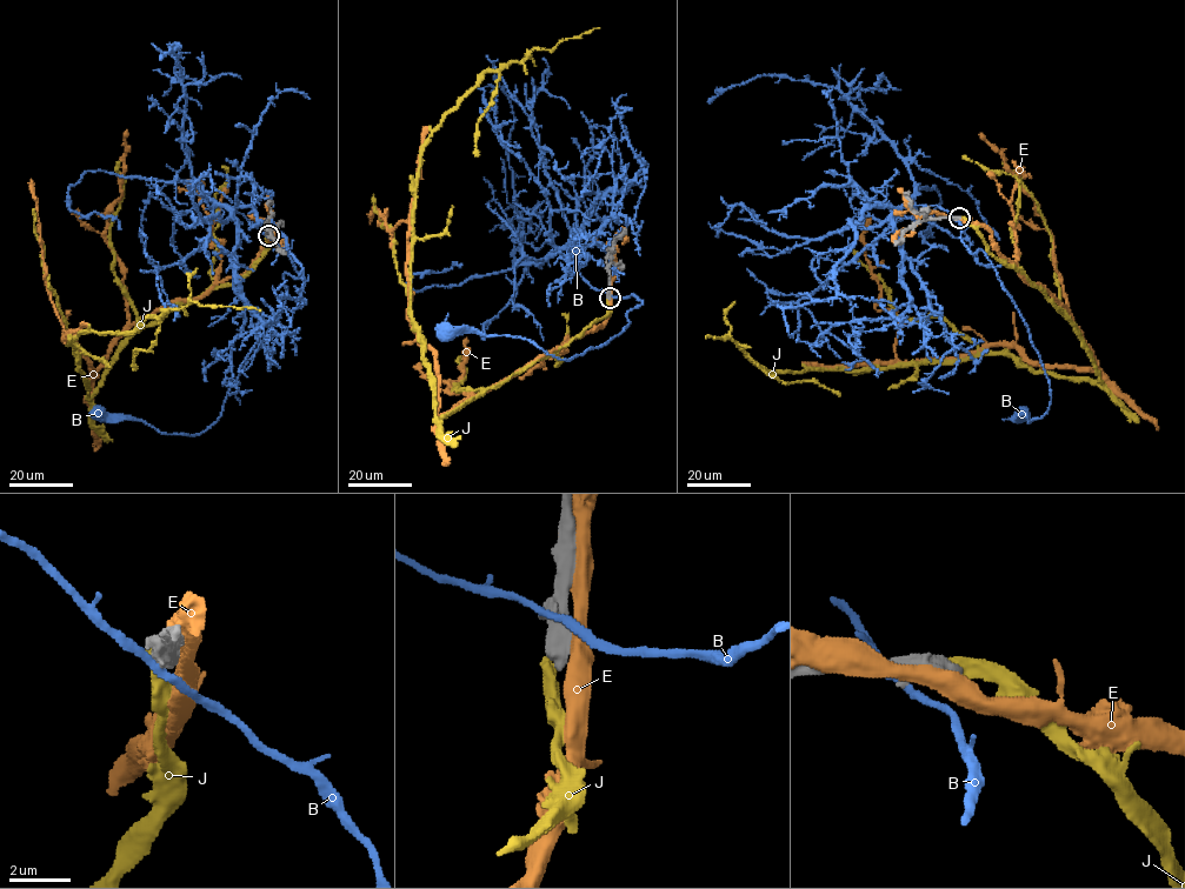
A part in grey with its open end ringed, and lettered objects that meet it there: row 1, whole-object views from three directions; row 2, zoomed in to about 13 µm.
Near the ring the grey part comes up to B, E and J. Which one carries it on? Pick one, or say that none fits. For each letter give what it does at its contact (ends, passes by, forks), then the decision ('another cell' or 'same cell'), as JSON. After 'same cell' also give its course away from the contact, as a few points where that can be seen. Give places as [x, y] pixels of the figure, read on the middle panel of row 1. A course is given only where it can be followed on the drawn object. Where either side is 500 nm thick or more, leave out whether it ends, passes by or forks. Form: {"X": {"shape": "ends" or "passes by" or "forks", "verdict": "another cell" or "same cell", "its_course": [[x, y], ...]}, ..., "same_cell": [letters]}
{"B": {"shape": "passes by", "verdict": "another cell"}, "E": {"verdict": "another cell"}, "J": {"verdict": "another cell"}, "same_cell": []}

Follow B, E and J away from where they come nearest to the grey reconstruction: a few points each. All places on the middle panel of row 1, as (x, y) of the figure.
B: (607, 293), (632, 294), (643, 302), (626, 313), (630, 323), (624, 329), (568, 360), (520, 338), (445, 335)
E: (610, 295), (600, 327), (438, 418), (438, 363), (411, 321), (410, 225), (390, 231), (386, 209), (370, 222)
J: (607, 298), (608, 313), (565, 346), (434, 416), (432, 374), (411, 311), (420, 148), (484, 73), (599, 28)

